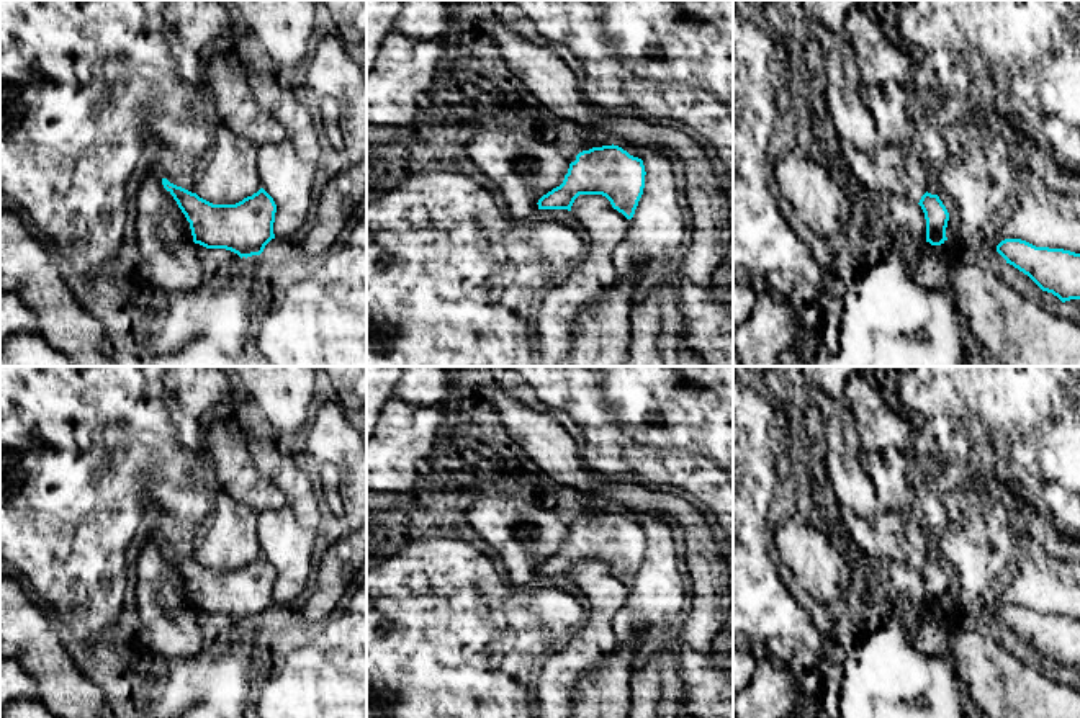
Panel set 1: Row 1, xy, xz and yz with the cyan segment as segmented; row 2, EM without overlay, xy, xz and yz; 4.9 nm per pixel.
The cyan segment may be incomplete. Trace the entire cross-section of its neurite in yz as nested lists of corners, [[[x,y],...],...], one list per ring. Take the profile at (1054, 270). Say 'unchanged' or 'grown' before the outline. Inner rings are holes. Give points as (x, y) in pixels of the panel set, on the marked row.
unchanged; [[[1005,239],[997,252],[1042,291],[1052,293],[1062,303],[1080,299],[1080,254],[1036,247],[1021,239]]]

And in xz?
grown; [[[619,146],[574,149],[560,186],[538,200],[538,209],[568,209],[579,195],[602,195],[632,219],[645,188],[645,165]]]

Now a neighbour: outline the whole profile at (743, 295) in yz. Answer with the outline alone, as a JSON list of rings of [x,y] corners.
[[[733,275],[733,332],[751,316],[756,296],[743,278]]]

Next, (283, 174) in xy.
[[[288,139],[259,147],[259,178],[277,204],[273,234],[283,244],[309,214],[316,167],[304,162]]]

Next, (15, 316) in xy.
[[[0,289],[0,343],[18,332],[38,332],[38,319],[20,296]]]

